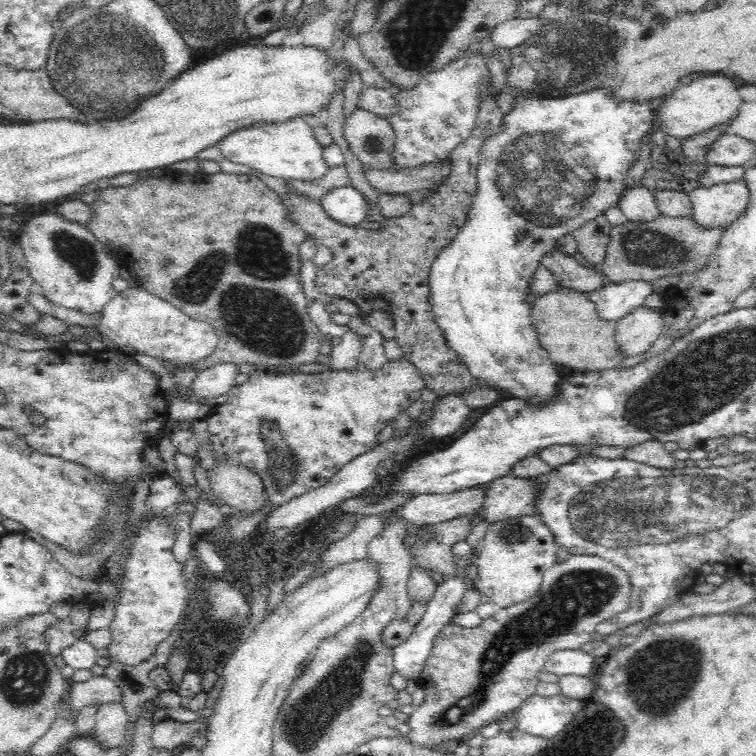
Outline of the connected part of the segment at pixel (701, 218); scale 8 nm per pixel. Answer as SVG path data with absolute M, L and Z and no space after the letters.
M742 182L732 184L705 185L687 194L692 213L690 220L701 232L724 231L748 205L749 191Z

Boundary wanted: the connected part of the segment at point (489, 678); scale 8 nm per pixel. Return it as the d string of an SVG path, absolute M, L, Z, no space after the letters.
M570 555L565 561L562 561L561 563L556 562L551 569L545 571L543 574L543 581L538 592L528 600L525 600L520 604L513 604L508 608L496 609L495 613L491 617L484 619L477 627L463 628L456 624L454 624L454 626L443 627L434 639L430 658L428 658L428 662L426 662L426 666L424 666L424 672L420 674L420 677L417 680L418 685L420 685L424 691L424 701L421 705L417 706L409 716L410 731L406 736L412 738L412 741L416 742L416 744L424 745L426 747L432 745L434 741L442 741L443 739L459 743L466 736L470 738L481 727L503 718L507 715L508 711L518 709L520 704L523 704L530 695L535 694L536 687L540 682L537 679L538 674L541 671L544 671L547 658L554 652L560 650L580 649L583 645L592 640L596 635L596 627L600 623L620 614L623 610L628 608L631 599L631 590L632 585L628 573L624 572L624 569L621 569L619 566L612 564L610 561L601 559L596 555Z

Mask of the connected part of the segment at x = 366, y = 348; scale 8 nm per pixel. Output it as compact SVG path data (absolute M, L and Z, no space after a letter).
M351 321L348 326L360 337L362 348L360 348L359 360L362 360L368 368L382 368L389 360L385 353L384 337L370 325Z

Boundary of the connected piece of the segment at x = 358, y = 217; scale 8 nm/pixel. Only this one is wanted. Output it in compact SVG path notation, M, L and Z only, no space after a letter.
M351 185L334 188L321 197L320 207L330 220L352 227L370 215L367 198Z

